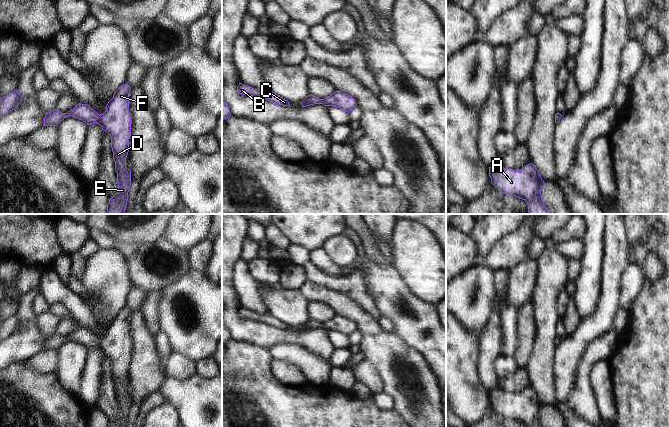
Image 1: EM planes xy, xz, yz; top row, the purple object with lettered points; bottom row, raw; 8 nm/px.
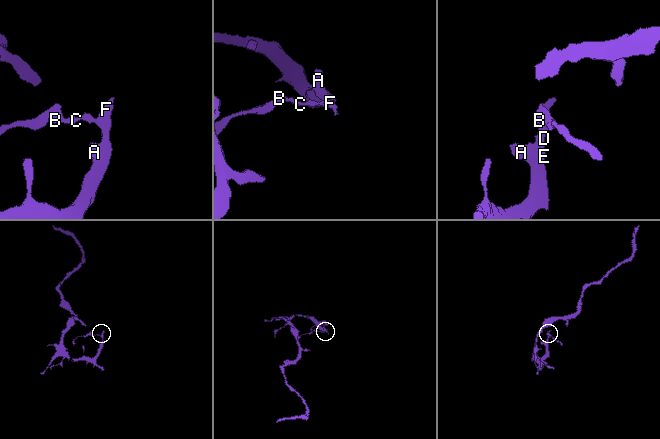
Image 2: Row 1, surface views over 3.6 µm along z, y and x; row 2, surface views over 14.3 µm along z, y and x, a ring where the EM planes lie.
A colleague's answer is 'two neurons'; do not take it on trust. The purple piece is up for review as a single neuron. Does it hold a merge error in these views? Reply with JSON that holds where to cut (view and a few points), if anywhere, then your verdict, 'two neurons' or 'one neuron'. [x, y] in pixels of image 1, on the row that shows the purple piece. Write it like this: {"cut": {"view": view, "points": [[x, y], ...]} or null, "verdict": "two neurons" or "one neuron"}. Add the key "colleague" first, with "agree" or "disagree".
{"colleague": "disagree", "cut": null, "verdict": "one neuron"}

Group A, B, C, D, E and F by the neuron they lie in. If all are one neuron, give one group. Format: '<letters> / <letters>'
A B C D E F

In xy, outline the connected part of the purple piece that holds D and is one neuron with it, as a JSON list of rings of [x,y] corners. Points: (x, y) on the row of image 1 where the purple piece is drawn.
[[[123,84],[107,103],[103,114],[98,114],[87,104],[79,103],[67,113],[56,109],[46,113],[44,126],[57,126],[64,118],[74,117],[87,125],[99,124],[111,137],[111,148],[117,173],[118,191],[109,199],[106,214],[124,214],[128,192],[131,185],[131,170],[126,167],[131,137],[131,115],[129,112],[129,93],[131,87]]]

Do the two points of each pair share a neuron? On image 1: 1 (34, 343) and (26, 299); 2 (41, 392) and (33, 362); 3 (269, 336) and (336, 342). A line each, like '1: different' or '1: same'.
1: same
2: different
3: different

